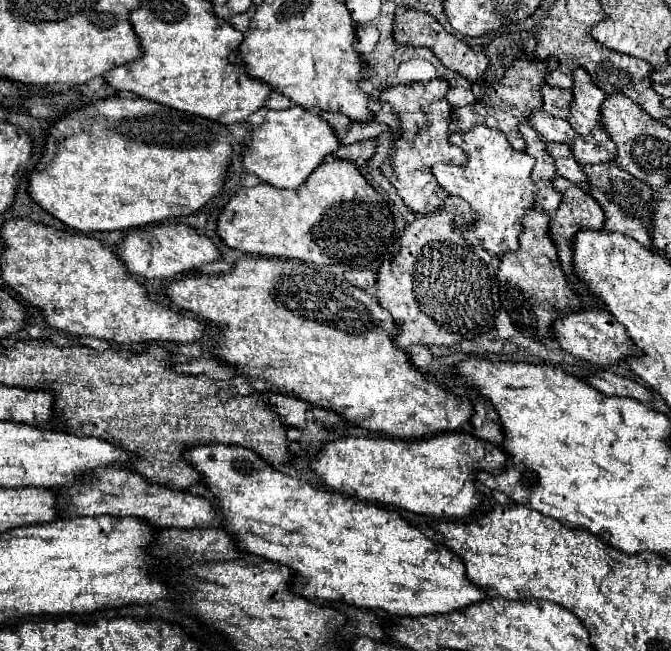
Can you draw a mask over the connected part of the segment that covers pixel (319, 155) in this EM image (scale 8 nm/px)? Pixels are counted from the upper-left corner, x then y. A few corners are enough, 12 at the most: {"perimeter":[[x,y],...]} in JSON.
{"perimeter":[[314,109],[268,111],[244,143],[246,173],[300,187],[340,147]]}

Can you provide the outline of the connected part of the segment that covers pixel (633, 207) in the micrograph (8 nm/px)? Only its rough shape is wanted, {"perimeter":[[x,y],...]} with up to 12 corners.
{"perimeter":[[614,163],[584,165],[606,231],[652,249],[652,187]]}

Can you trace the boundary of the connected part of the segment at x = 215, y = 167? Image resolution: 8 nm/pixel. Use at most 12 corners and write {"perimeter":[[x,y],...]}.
{"perimeter":[[108,97],[46,129],[28,195],[80,233],[196,213],[226,125]]}

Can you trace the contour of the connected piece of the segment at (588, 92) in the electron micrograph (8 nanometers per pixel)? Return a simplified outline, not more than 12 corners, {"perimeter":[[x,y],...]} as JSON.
{"perimeter":[[582,67],[574,69],[574,97],[566,121],[586,135],[600,125],[604,93]]}

